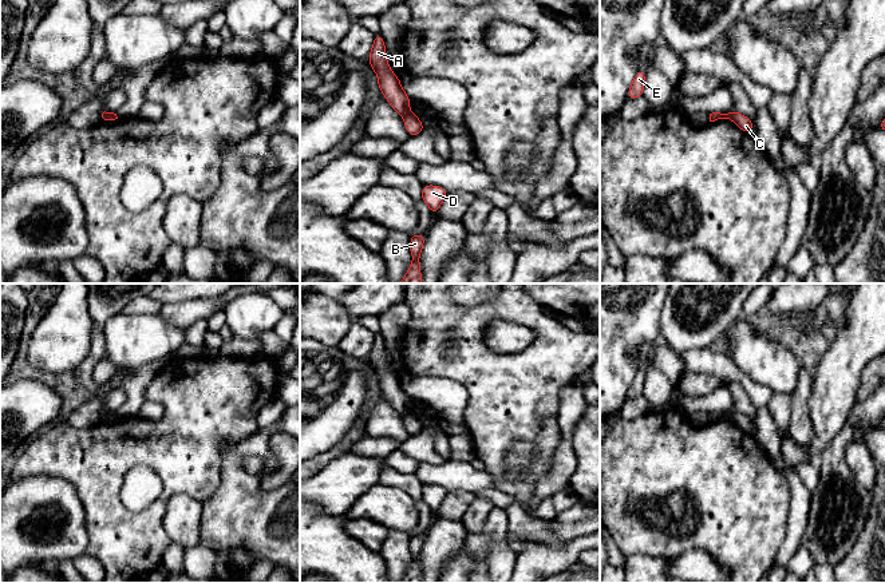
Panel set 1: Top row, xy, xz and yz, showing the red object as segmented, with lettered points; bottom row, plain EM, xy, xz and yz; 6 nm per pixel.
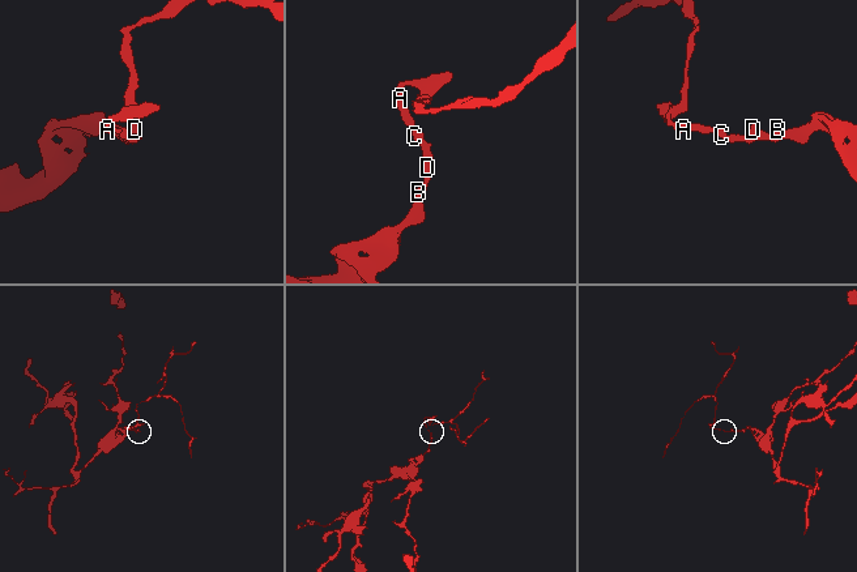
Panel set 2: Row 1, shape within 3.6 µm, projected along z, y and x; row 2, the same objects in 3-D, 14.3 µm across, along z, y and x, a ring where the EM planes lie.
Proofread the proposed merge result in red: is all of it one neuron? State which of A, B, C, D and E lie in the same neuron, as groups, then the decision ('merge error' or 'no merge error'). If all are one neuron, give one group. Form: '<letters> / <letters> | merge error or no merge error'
A E / B C D | merge error

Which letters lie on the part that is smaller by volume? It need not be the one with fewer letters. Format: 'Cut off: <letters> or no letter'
Cut off: A, E

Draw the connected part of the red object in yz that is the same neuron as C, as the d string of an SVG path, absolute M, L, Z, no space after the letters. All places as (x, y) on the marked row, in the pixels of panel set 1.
M736 111L731 112L731 120L743 131L752 134L752 127L755 126L746 115L739 114Z

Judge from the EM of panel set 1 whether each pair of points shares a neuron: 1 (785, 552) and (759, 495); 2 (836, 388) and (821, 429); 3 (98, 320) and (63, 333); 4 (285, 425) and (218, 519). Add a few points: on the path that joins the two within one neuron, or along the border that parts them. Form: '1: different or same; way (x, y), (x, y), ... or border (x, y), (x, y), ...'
1: different; border (789, 512), (785, 539), (771, 564)
2: same; way (832, 399), (828, 419)
3: different; border (86, 297), (89, 316), (94, 326)
4: same; way (259, 440), (234, 460), (234, 492)

